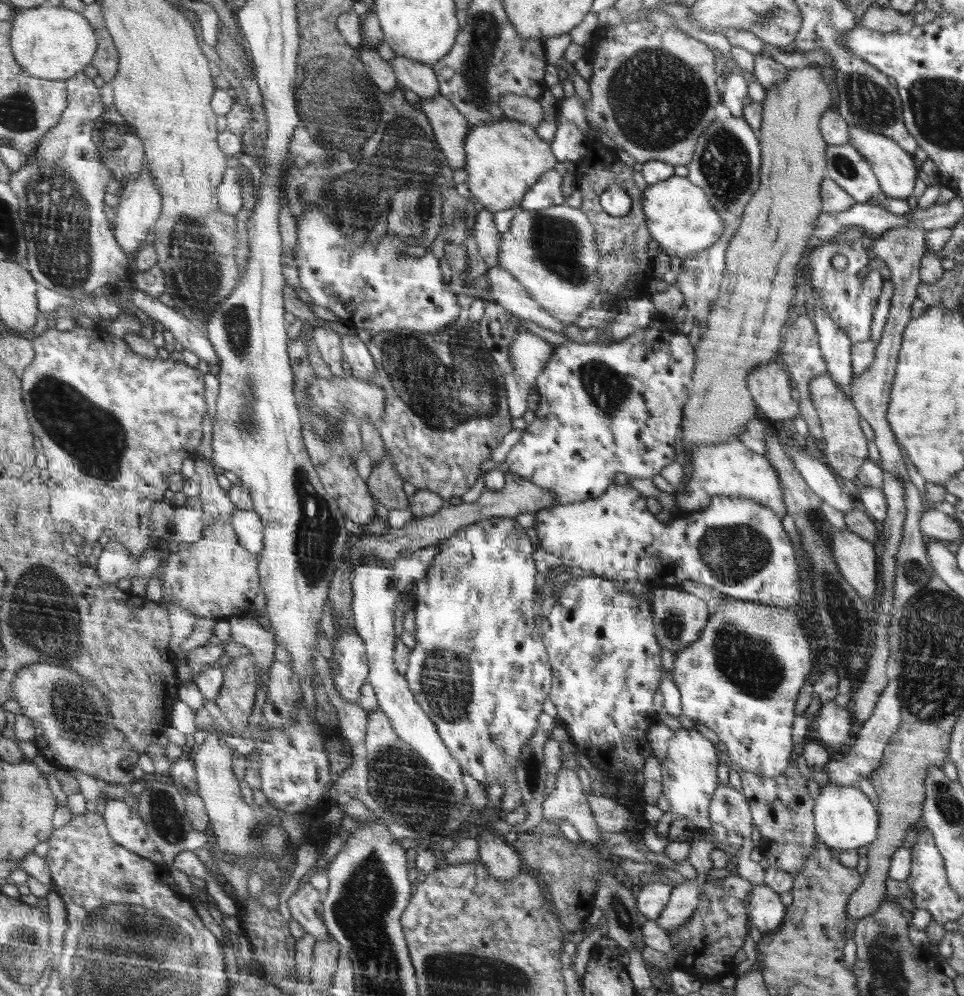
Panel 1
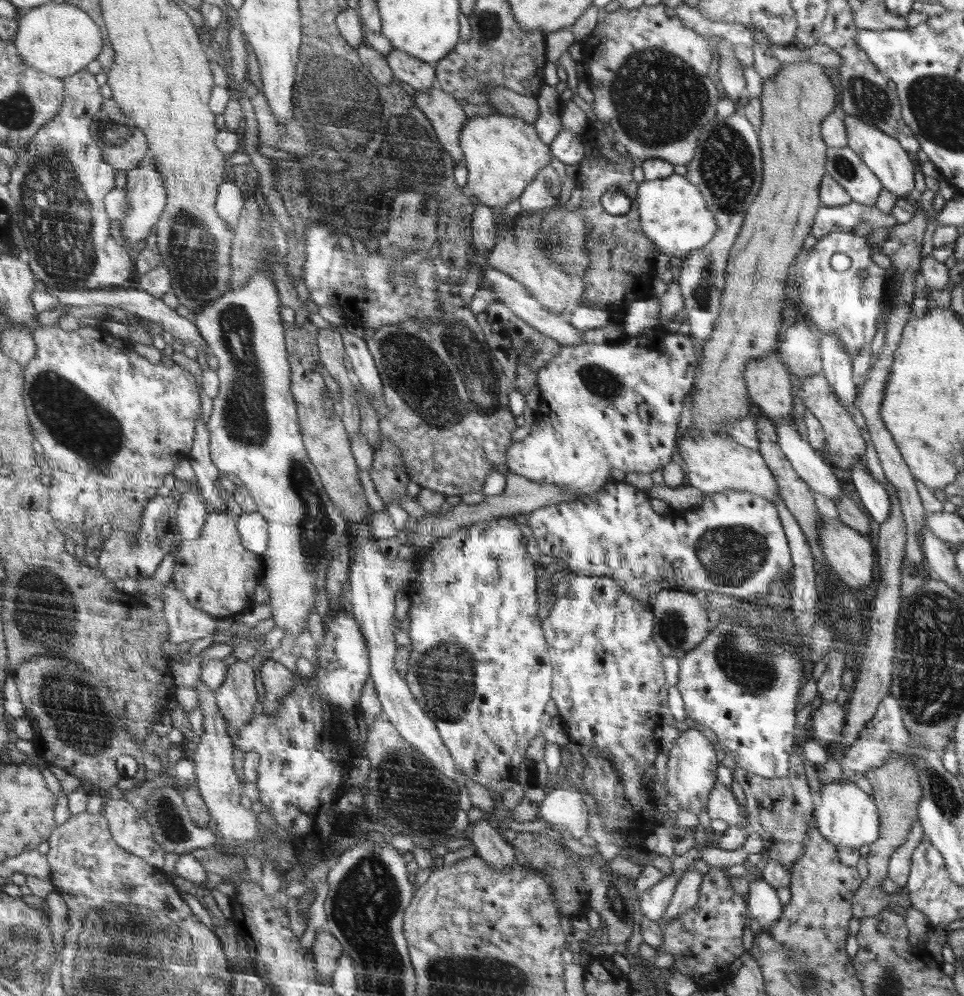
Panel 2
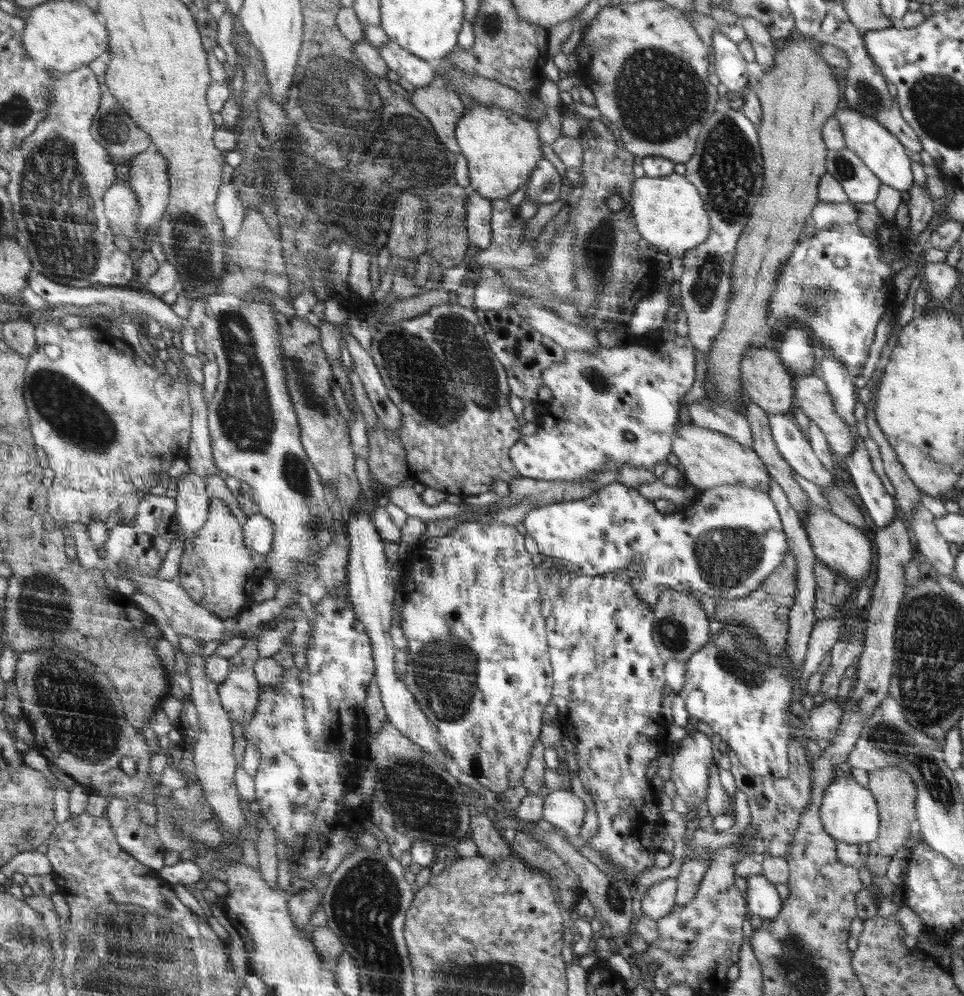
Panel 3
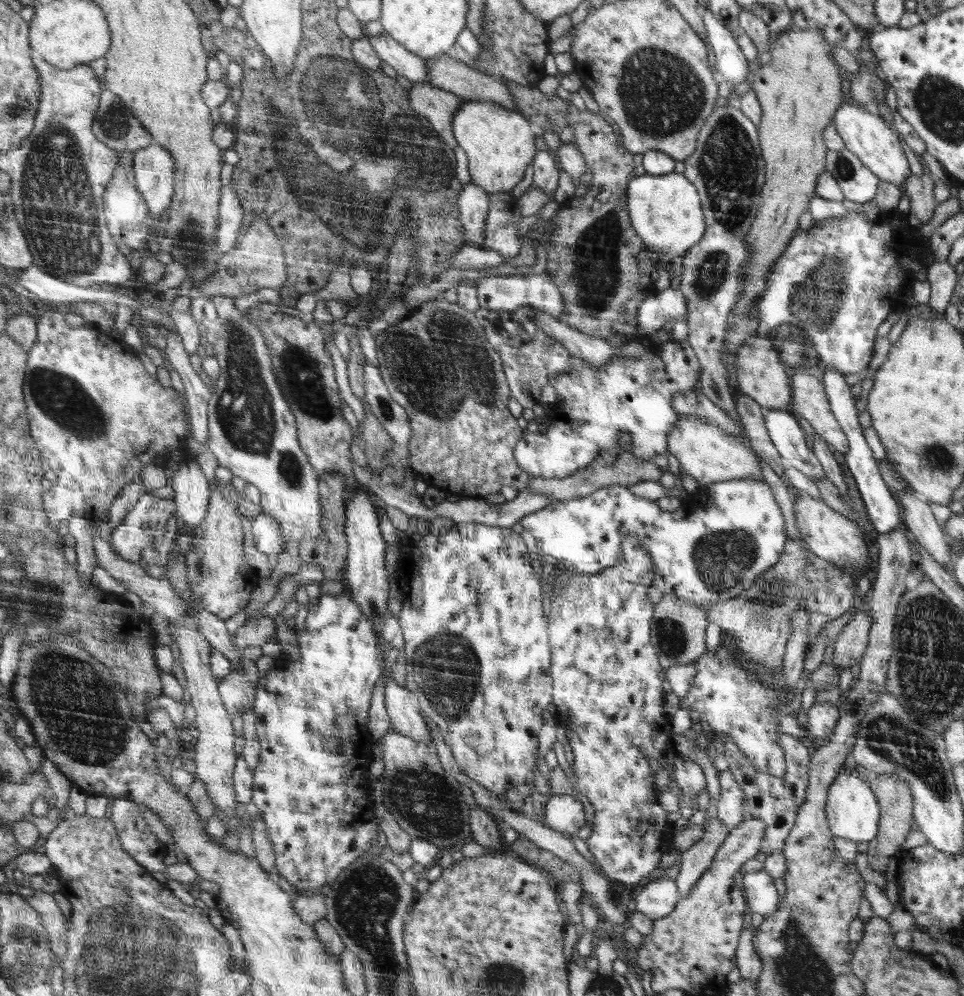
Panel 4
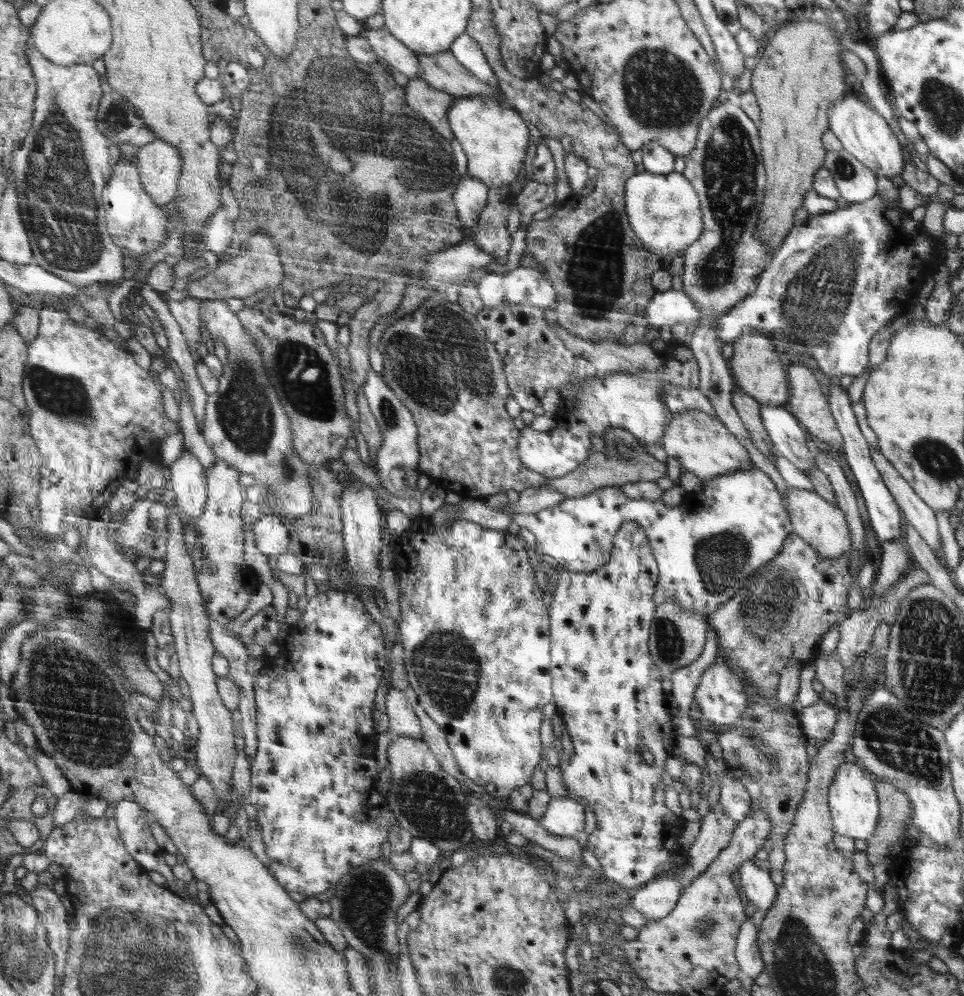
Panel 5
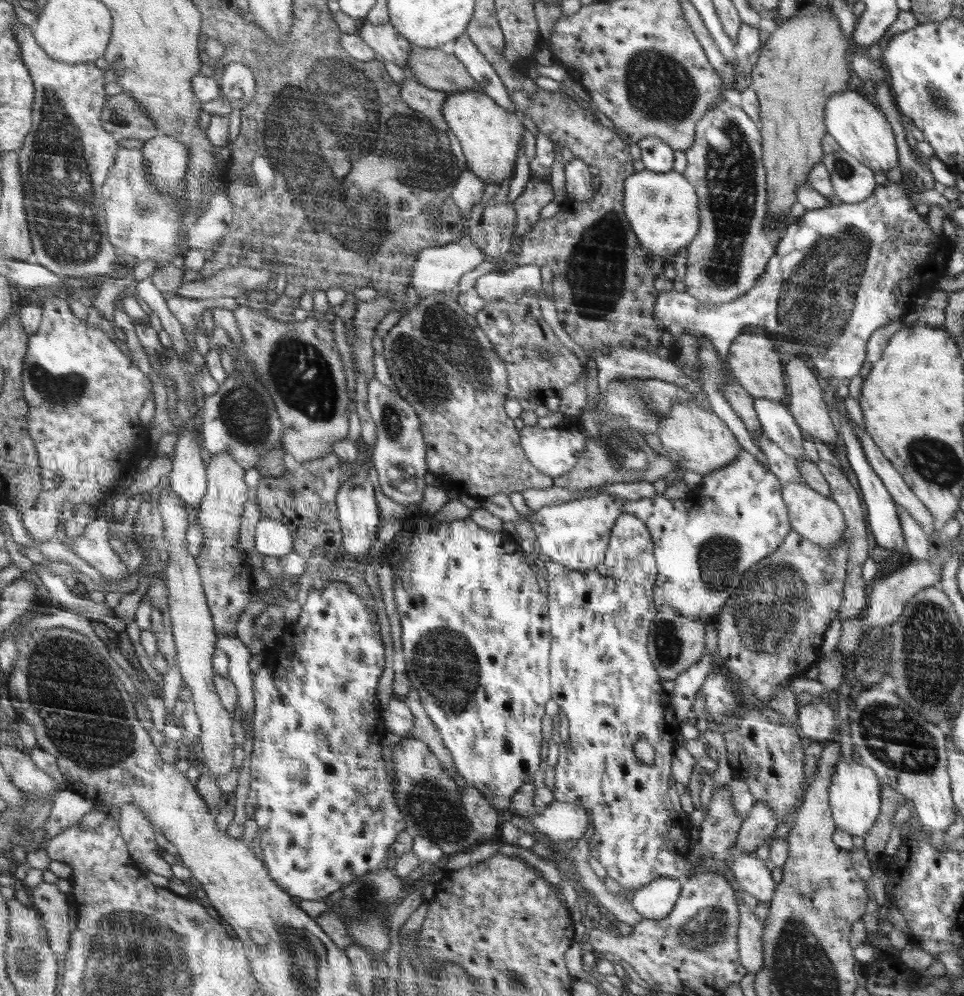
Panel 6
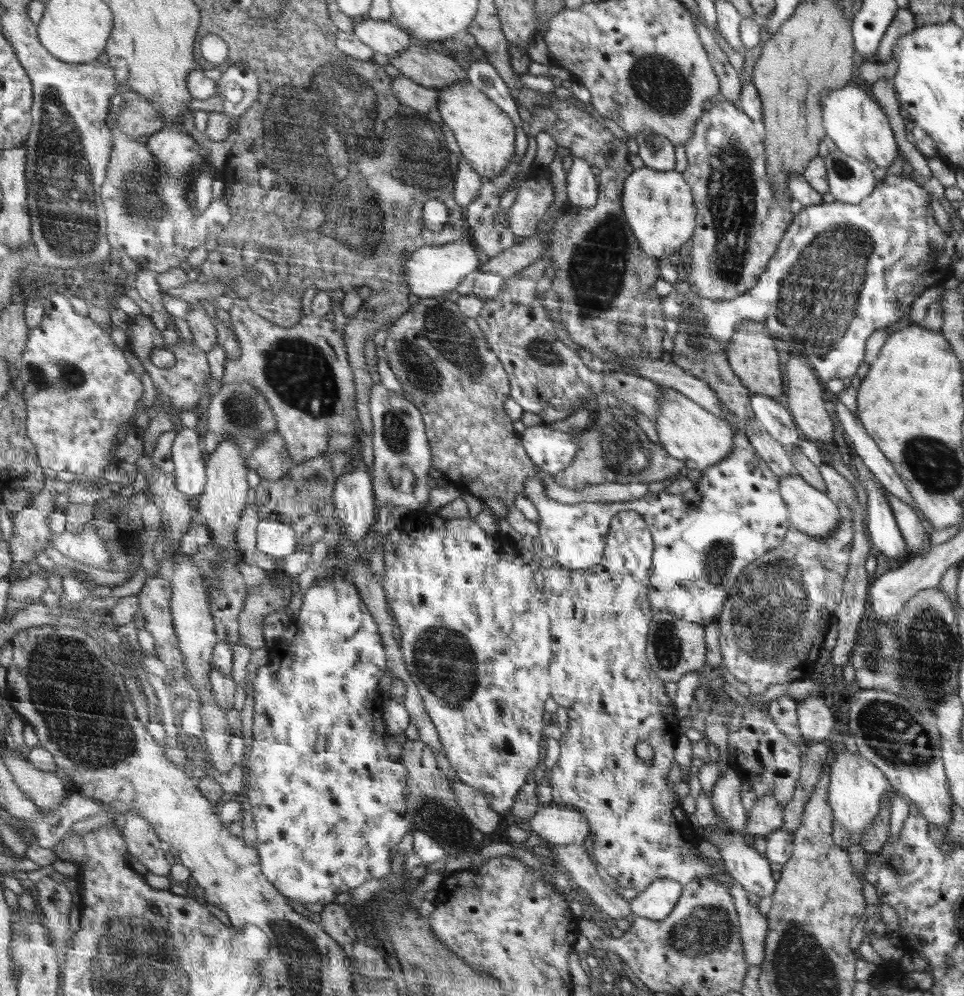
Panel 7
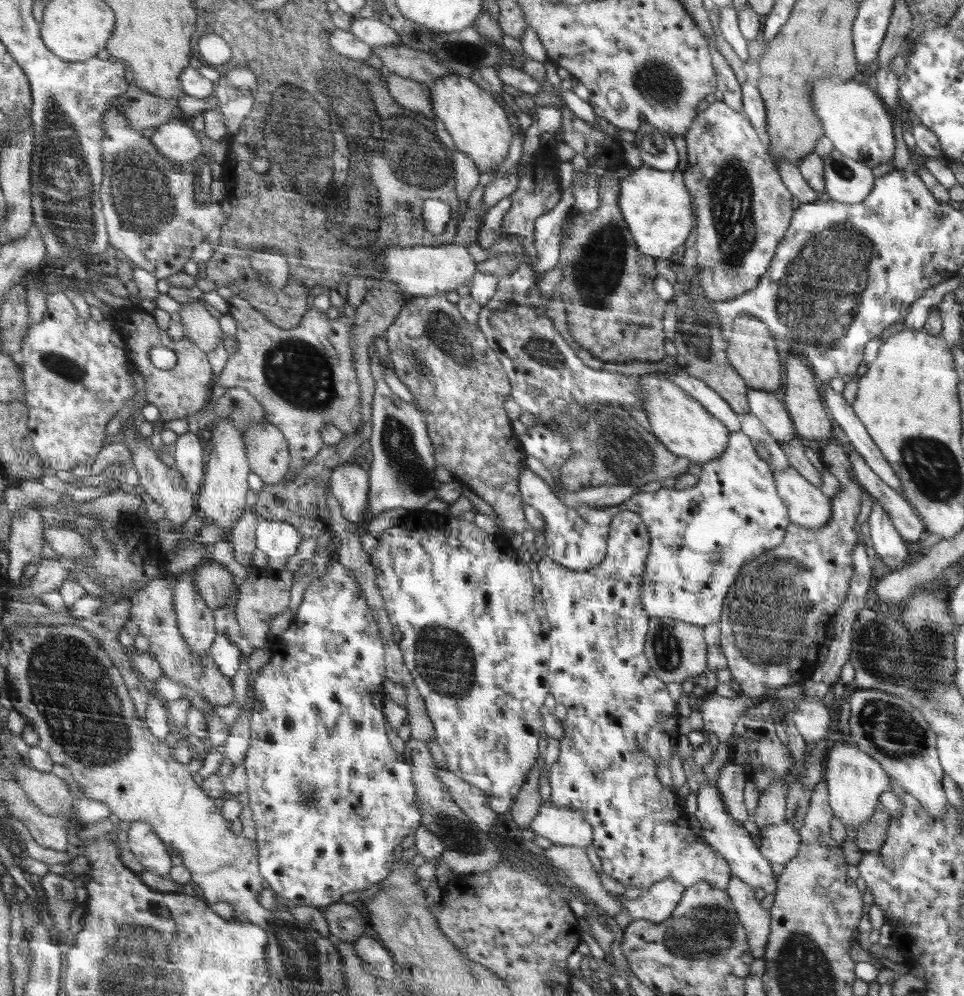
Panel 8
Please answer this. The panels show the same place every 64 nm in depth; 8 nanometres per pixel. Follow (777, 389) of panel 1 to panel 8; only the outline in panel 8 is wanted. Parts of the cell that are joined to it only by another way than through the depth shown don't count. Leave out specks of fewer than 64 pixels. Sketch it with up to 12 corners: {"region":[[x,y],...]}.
{"region":[[739,314],[728,358],[750,389],[782,382],[769,326]]}

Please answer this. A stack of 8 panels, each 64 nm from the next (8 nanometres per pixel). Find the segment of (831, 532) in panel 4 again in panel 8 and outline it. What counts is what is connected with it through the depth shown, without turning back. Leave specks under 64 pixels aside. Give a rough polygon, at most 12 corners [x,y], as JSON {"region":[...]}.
{"region":[[792,467],[773,471],[790,520],[817,529],[833,514],[832,498]]}

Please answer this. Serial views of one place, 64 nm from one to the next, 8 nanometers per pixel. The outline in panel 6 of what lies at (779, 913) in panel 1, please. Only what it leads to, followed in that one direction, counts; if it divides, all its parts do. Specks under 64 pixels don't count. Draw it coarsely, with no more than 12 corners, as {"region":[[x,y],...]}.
{"region":[[755,852],[729,862],[740,891],[770,902],[777,883]]}

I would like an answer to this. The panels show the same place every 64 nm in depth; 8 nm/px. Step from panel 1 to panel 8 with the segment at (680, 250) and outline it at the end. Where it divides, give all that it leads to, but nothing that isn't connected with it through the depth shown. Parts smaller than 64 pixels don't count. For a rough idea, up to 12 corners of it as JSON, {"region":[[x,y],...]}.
{"region":[[642,166],[621,212],[642,254],[668,258],[694,220],[682,173]]}

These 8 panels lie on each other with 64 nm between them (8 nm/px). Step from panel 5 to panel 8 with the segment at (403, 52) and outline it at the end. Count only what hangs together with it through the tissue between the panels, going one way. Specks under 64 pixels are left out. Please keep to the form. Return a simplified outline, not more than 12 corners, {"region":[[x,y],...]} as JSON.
{"region":[[377,16],[354,17],[349,31],[371,47],[402,45]]}

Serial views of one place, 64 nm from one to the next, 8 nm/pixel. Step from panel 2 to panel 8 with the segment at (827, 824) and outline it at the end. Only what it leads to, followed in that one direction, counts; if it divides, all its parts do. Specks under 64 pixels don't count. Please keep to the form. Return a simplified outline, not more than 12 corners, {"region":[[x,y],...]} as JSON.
{"region":[[835,737],[824,778],[833,815],[870,821],[891,778],[852,740]]}

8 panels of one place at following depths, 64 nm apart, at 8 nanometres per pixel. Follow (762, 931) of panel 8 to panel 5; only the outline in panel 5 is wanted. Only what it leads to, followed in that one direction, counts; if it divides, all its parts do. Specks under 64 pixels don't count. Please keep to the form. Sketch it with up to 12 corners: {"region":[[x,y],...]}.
{"region":[[746,917],[736,956],[742,976],[753,979],[765,968],[758,928]]}

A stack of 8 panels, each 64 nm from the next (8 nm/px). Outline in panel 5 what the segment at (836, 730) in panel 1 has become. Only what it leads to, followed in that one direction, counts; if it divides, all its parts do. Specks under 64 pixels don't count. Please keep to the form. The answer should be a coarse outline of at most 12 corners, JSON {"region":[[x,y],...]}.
{"region":[[820,700],[803,709],[801,732],[812,742],[833,736],[836,706]]}

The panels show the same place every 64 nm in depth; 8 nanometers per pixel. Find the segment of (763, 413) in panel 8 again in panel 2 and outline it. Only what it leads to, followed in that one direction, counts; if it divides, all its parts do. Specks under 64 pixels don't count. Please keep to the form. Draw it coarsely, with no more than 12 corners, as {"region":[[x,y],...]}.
{"region":[[777,418],[775,433],[800,477],[832,502],[844,495],[831,464],[794,425]]}

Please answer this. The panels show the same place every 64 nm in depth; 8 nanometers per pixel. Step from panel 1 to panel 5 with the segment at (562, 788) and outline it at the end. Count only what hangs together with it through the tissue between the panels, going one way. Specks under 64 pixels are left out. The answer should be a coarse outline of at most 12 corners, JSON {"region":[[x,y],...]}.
{"region":[[552,798],[539,818],[560,837],[584,831],[584,806],[576,799]]}

